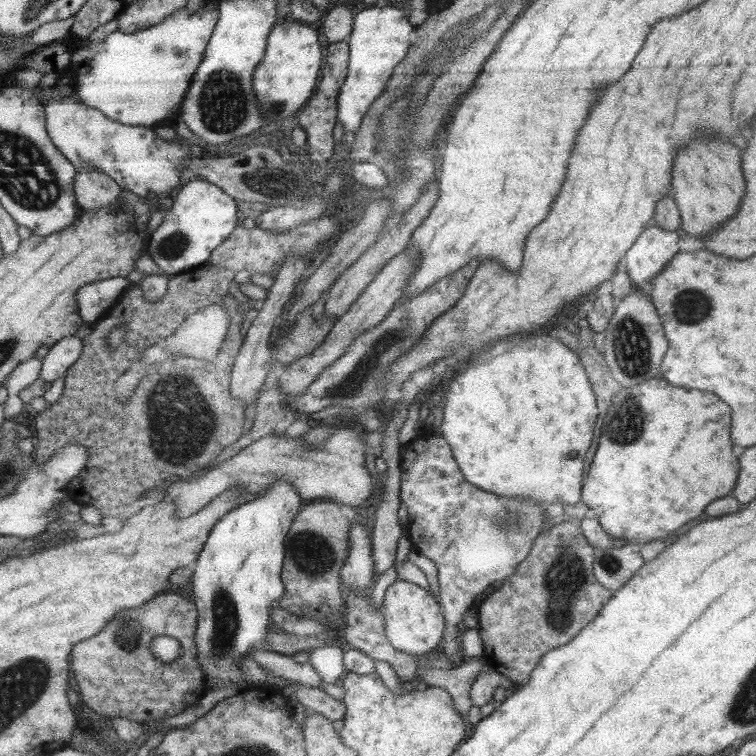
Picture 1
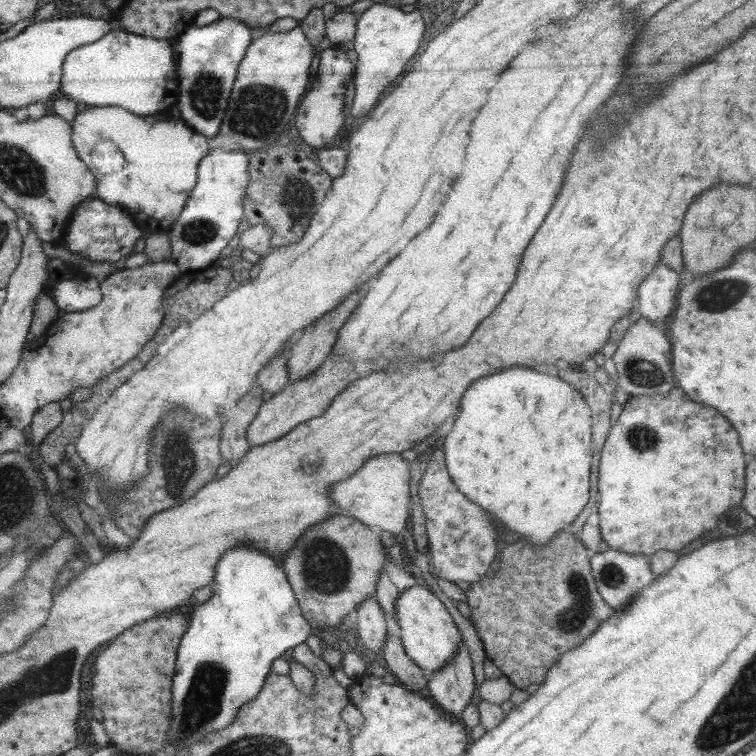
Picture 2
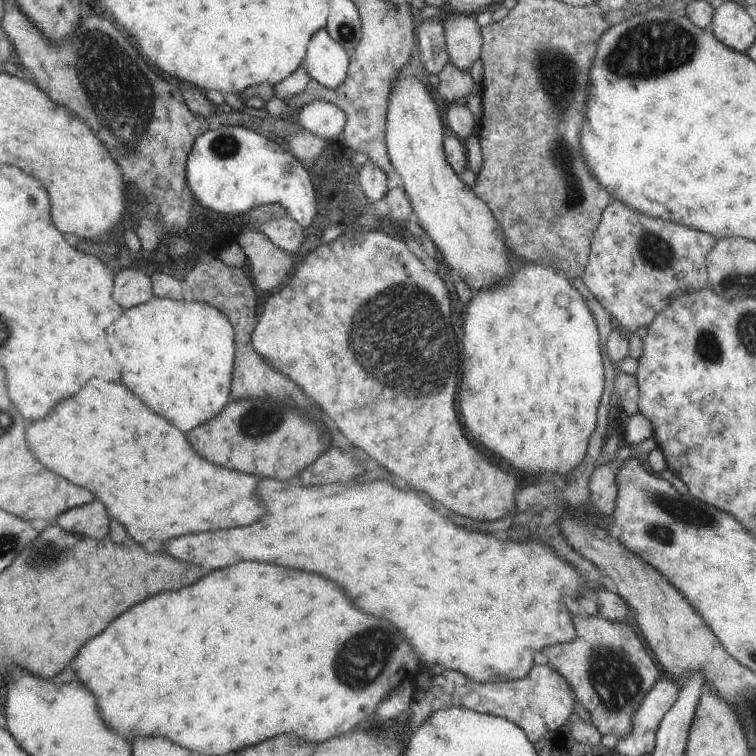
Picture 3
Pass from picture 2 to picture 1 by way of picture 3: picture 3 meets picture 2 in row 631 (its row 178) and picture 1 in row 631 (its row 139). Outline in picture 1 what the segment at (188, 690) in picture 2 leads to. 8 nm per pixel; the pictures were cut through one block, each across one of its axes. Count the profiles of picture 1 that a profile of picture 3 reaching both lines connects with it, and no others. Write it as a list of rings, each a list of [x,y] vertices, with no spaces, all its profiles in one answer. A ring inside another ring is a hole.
[[[278,479],[266,491],[224,513],[208,533],[190,582],[198,609],[194,634],[198,659],[208,689],[234,683],[250,687],[242,680],[237,664],[244,655],[250,655],[254,647],[263,647],[266,642],[266,633],[274,623],[271,609],[284,595],[284,584],[280,580],[285,554],[283,543],[294,517],[305,503],[290,481]]]

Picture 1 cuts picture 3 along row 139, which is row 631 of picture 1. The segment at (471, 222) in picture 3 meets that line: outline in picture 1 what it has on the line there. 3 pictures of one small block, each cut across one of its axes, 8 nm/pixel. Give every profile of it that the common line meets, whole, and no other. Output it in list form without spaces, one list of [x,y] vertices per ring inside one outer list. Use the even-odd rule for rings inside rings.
[[[398,579],[386,590],[382,614],[385,618],[385,633],[388,642],[396,650],[409,655],[429,654],[442,641],[445,620],[438,600],[425,588],[406,580]]]

